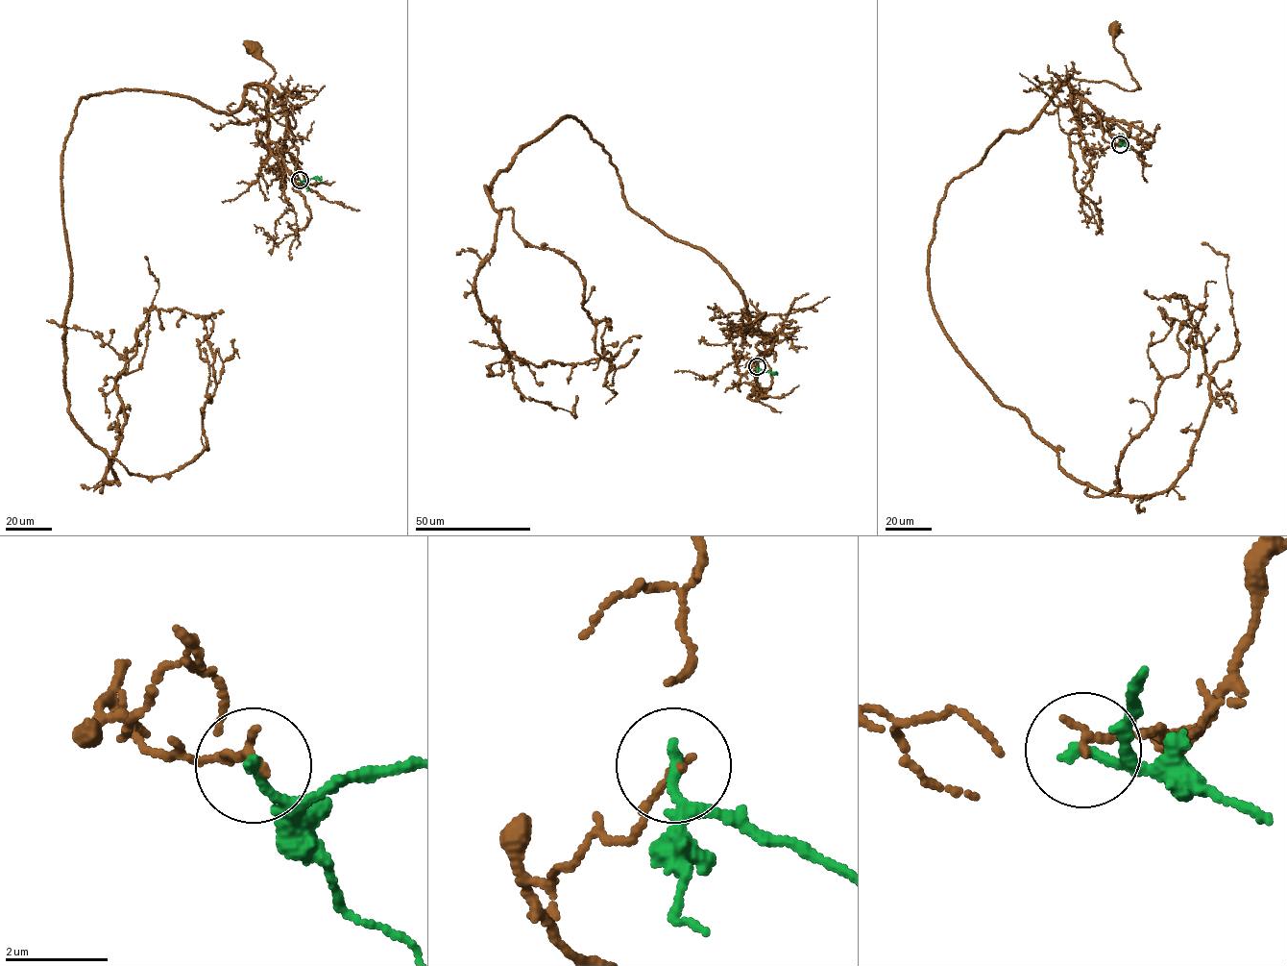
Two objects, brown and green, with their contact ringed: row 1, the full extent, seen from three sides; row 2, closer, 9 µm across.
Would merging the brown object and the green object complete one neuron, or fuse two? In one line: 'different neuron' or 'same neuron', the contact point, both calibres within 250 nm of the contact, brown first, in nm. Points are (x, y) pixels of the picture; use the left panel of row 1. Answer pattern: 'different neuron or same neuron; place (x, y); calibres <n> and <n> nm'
different neuron; place (300, 180); calibres 170 and 200 nm

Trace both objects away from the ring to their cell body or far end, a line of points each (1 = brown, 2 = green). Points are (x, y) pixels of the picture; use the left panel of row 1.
1: (299, 179), (284, 144), (284, 103), (265, 86), (292, 114), (293, 128), (269, 113), (274, 69), (253, 49)
2: (299, 180), (313, 178), (322, 183)

